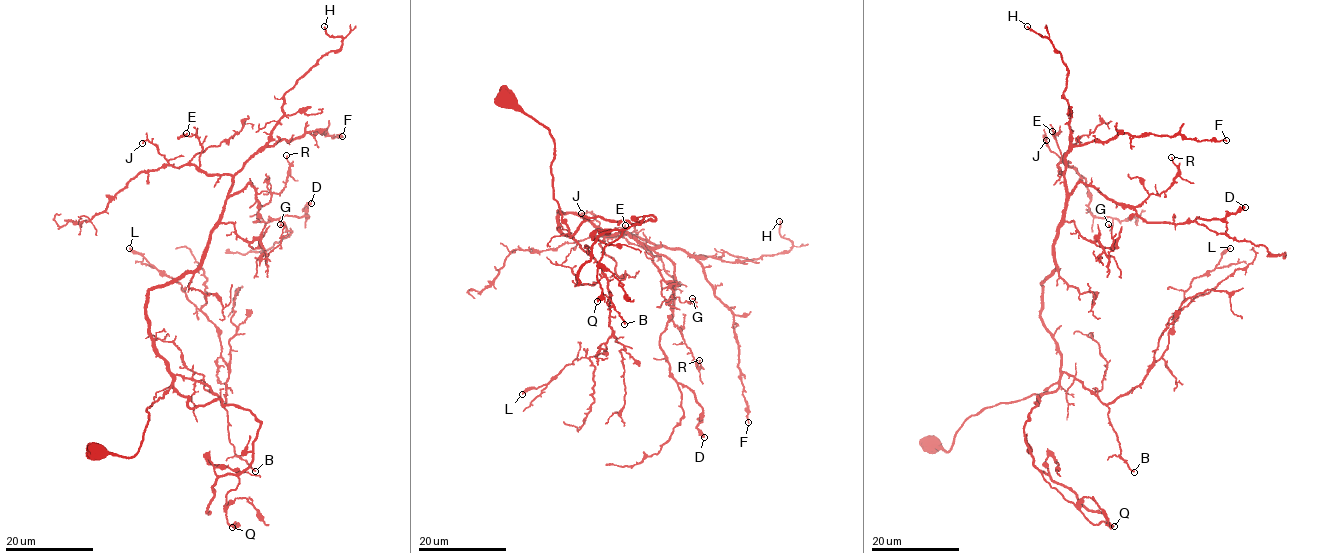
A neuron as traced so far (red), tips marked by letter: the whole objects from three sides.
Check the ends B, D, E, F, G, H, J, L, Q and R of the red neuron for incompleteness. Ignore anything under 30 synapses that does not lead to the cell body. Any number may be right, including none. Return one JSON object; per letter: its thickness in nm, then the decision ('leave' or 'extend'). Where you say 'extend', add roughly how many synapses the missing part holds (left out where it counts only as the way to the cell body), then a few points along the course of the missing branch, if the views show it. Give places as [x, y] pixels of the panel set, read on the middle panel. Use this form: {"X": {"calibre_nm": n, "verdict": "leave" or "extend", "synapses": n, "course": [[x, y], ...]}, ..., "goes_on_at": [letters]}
{"B": {"calibre_nm": 160, "verdict": "leave"}, "D": {"calibre_nm": 320, "verdict": "leave"}, "E": {"calibre_nm": 110, "verdict": "leave"}, "F": {"calibre_nm": 170, "verdict": "leave"}, "G": {"calibre_nm": 110, "verdict": "leave"}, "H": {"calibre_nm": 160, "verdict": "leave"}, "J": {"calibre_nm": 120, "verdict": "leave"}, "L": {"calibre_nm": 200, "verdict": "leave"}, "Q": {"calibre_nm": 460, "verdict": "leave"}, "R": {"calibre_nm": 110, "verdict": "leave"}, "goes_on_at": []}

